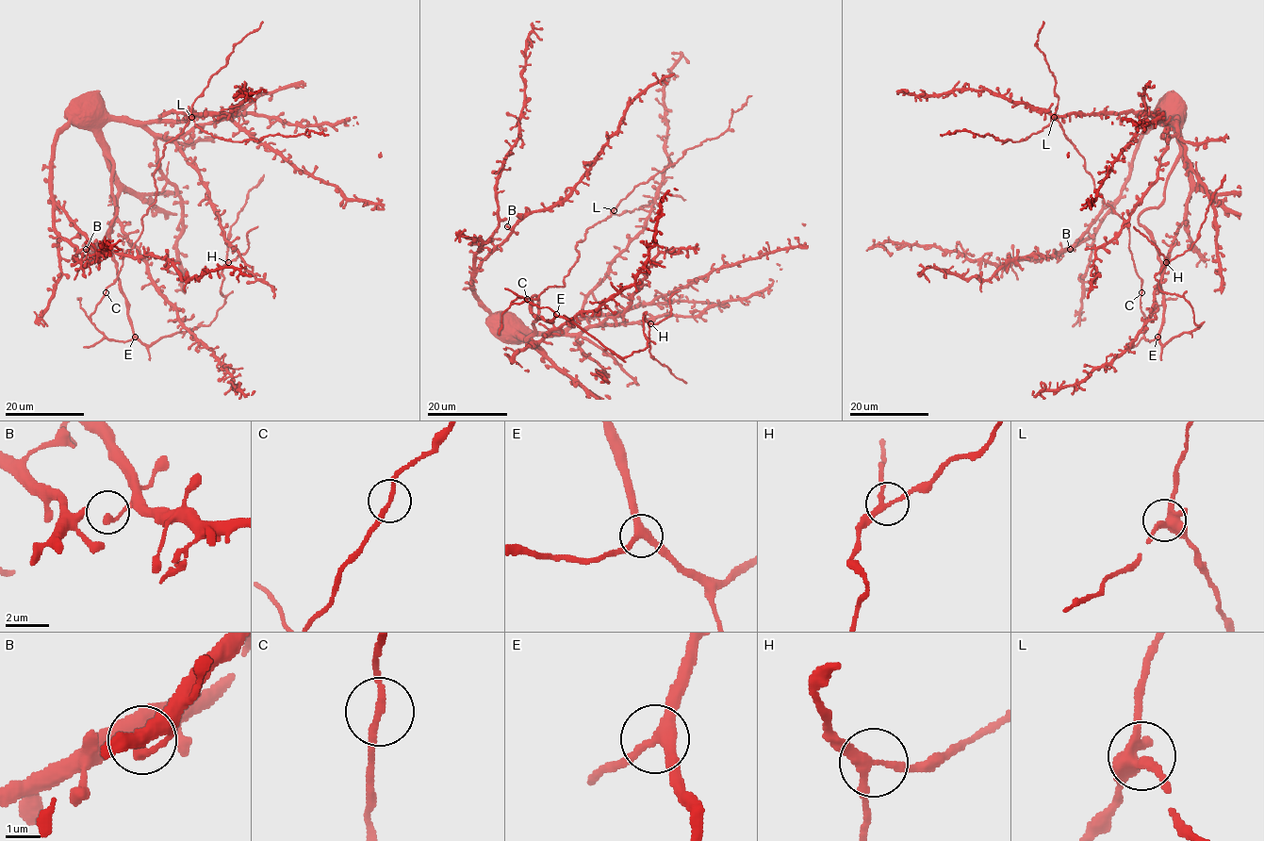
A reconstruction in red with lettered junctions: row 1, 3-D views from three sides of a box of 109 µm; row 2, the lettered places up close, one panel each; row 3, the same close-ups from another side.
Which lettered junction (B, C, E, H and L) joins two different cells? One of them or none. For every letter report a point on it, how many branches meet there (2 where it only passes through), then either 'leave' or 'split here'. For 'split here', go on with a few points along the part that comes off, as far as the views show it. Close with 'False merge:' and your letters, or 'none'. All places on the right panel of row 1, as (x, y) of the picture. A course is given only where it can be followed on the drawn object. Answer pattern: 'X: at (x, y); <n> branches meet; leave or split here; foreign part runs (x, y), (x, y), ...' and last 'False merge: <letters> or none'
B: at (1070, 249); 2 branches meet; leave
C: at (1141, 292); 2 branches meet; leave
E: at (1157, 337); 3 branches meet; leave
H: at (1166, 262); 3 branches meet; split here; foreign part runs (1166, 262), (1159, 251), (1133, 226)
L: at (1054, 117); 4 branches meet; leave
False merge: H

